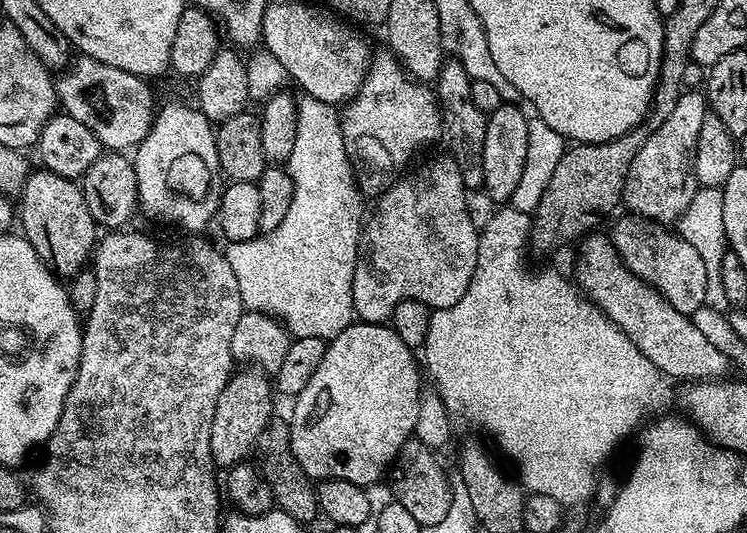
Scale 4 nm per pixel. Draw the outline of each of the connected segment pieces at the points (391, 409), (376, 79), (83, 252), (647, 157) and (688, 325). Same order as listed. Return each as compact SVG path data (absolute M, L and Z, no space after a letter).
M353 322L346 326L346 330L342 330L342 334L338 334L333 340L328 341L328 349L322 358L321 365L314 372L314 378L310 378L310 382L306 384L306 390L302 390L294 398L293 404L296 405L292 408L292 416L290 415L290 442L294 450L294 458L309 480L313 482L345 480L346 482L354 482L365 486L372 486L383 481L380 479L383 476L385 479L386 473L391 469L396 459L396 455L400 453L401 446L413 435L415 424L418 422L420 399L422 397L420 372L422 376L422 368L418 363L417 353L408 348L406 342L402 342L402 338L398 338L398 334L394 334L394 330L387 323L365 324L363 322Z
M384 50L381 56L373 55L358 94L343 105L340 129L353 161L372 172L380 186L387 186L409 167L416 152L441 139L440 106L435 91L427 83L413 80L391 51Z
M47 170L31 171L27 179L24 180L24 186L18 193L18 224L21 224L22 235L24 239L34 246L38 258L56 273L60 278L71 278L78 273L85 271L87 262L93 255L94 249L98 243L98 225L96 220L90 214L90 206L86 206L84 189L75 180L62 178L62 174L54 174Z
M681 91L678 106L674 106L670 118L666 118L666 122L662 122L662 126L658 126L658 130L646 138L642 150L638 150L630 166L630 174L626 174L622 204L631 215L665 226L675 225L679 221L698 191L694 158L698 150L698 134L708 115L710 109L703 91Z
M596 235L583 237L579 245L580 257L576 260L574 280L581 293L597 304L606 318L610 318L610 322L614 322L614 326L618 326L622 334L626 334L626 338L630 338L630 342L634 342L634 346L638 346L638 350L650 358L657 373L664 375L665 372L683 382L727 377L730 369L728 356L722 354L718 346L712 345L706 339L706 334L698 330L698 326L694 326L691 315L674 310L672 303L658 288L651 288L620 261L620 255L607 235Z

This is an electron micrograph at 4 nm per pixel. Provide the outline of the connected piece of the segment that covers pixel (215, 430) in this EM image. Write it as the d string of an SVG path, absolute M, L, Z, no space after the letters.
M245 367L228 379L222 394L218 394L218 406L214 409L214 426L210 428L213 464L227 470L247 461L253 455L262 430L266 430L268 421L274 416L272 396L274 397L273 381L255 367Z

